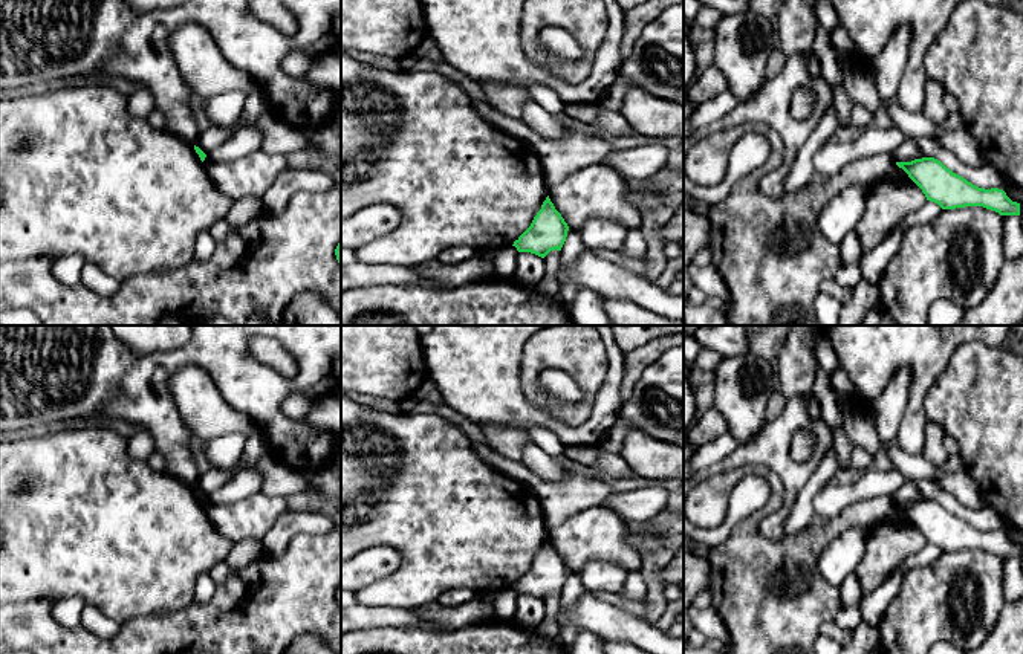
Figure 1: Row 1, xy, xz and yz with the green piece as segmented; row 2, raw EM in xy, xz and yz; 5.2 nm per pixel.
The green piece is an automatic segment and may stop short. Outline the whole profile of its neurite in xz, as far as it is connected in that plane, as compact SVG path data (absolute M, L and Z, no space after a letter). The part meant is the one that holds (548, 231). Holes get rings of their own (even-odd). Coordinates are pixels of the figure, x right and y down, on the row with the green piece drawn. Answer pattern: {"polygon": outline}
{"polygon": "M547 196L531 226L512 246L515 246L518 252L531 252L544 258L550 251L561 251L567 231L567 223Z"}

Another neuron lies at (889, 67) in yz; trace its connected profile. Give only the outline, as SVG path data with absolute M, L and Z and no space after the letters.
M904 24L895 31L884 50L875 57L872 72L881 101L896 98L898 87L910 63L913 31Z

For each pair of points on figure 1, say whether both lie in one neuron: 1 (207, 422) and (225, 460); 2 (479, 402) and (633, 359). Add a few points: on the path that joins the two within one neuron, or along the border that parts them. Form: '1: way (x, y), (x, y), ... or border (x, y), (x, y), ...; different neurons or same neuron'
1: border (246, 437), (239, 433), (222, 433), (205, 443); different neurons
2: border (624, 353), (620, 398); different neurons

